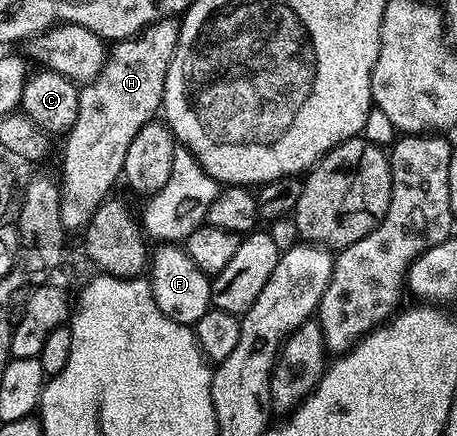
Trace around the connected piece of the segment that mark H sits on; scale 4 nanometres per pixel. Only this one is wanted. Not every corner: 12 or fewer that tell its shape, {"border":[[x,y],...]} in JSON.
{"border":[[180,25],[113,42],[79,88],[60,212],[87,228],[157,118]]}

